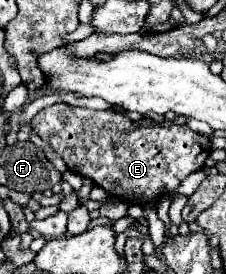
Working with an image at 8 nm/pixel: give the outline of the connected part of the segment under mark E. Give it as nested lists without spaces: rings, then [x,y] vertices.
[[[56,103],[36,113],[32,129],[52,145],[52,149],[66,161],[68,169],[88,177],[104,187],[108,195],[116,195],[128,205],[154,201],[162,191],[176,189],[186,175],[202,169],[210,155],[210,139],[194,133],[188,125],[136,127],[116,109],[92,111]]]

